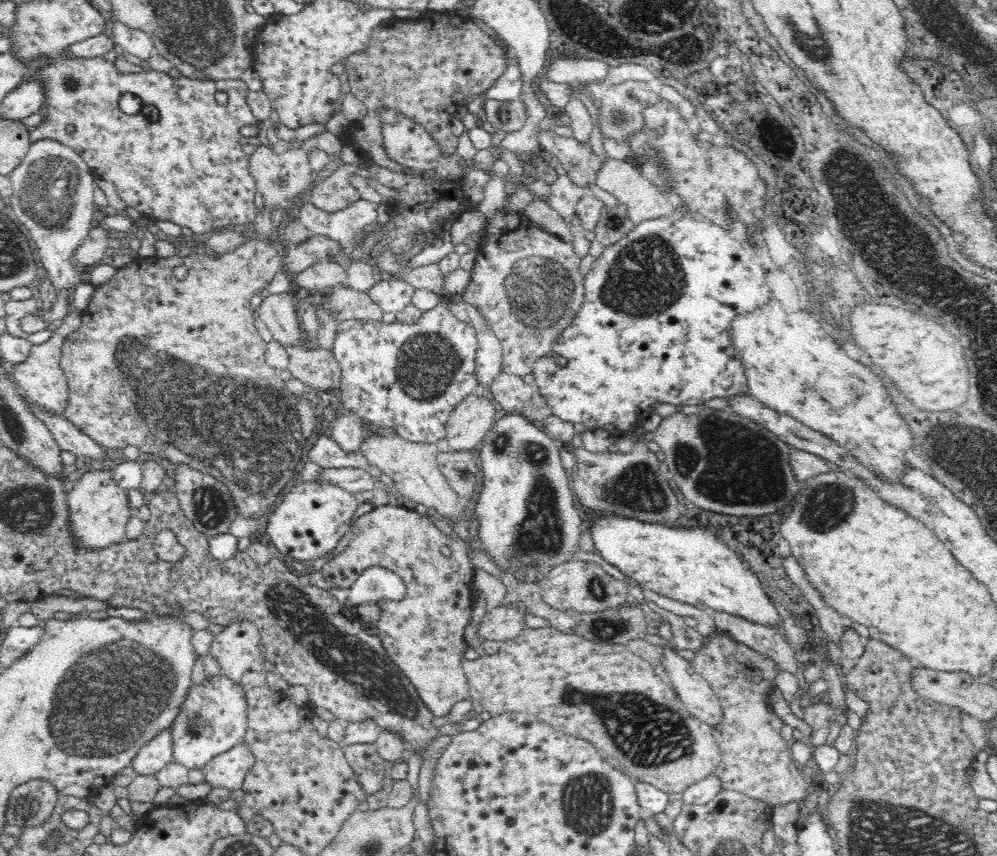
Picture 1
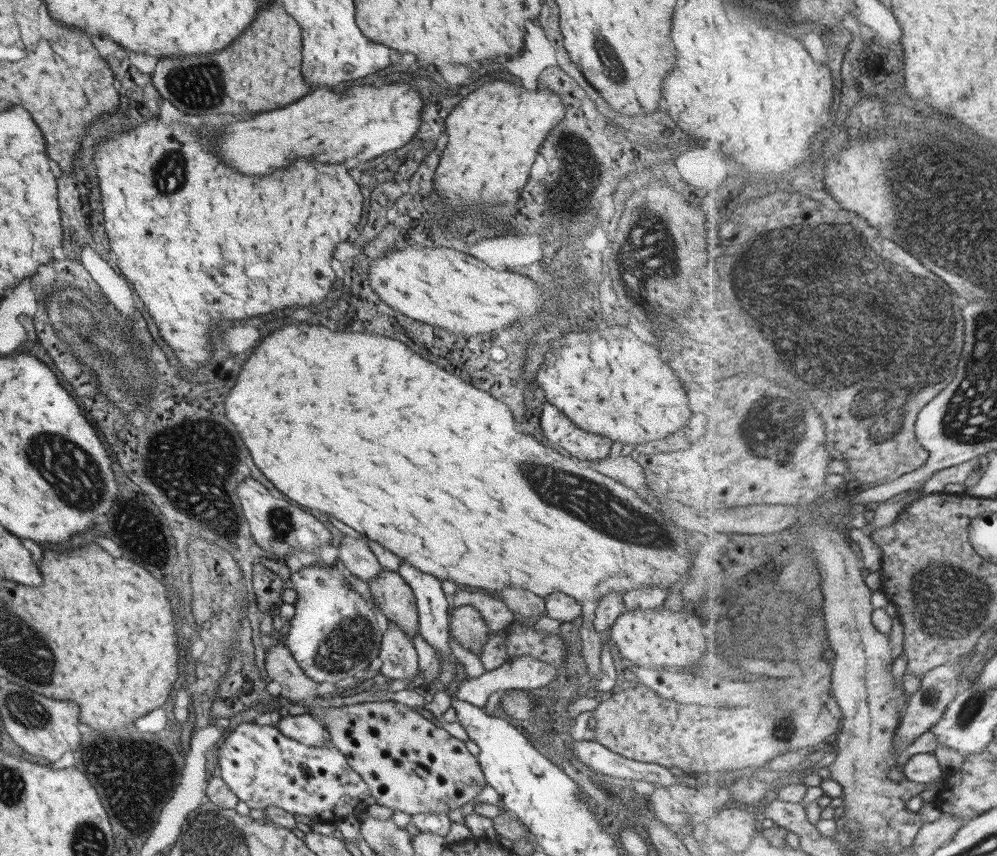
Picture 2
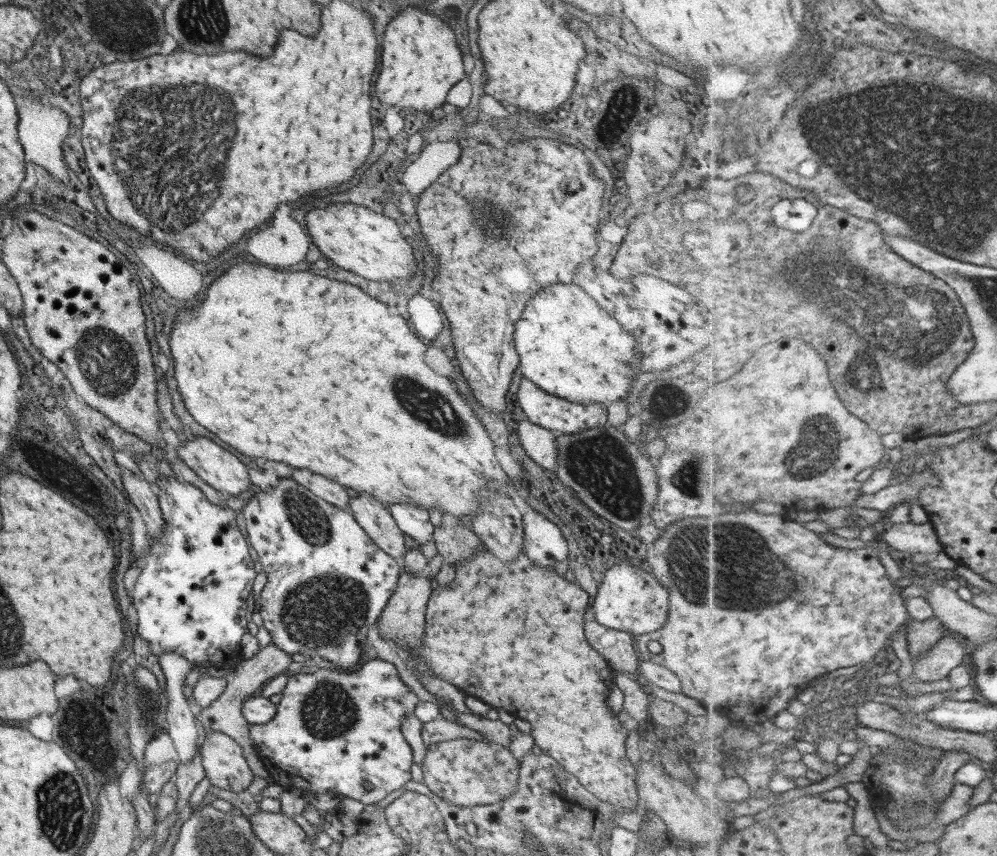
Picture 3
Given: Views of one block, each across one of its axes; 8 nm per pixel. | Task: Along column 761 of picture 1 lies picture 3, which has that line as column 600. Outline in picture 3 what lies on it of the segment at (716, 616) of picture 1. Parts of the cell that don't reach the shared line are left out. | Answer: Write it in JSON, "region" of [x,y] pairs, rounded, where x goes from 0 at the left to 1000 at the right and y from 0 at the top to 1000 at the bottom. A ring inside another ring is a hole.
{"region":[[[595,724],[586,728],[585,738],[590,755],[603,764],[613,782],[625,787],[639,784],[639,764],[631,739],[610,735]]]}

